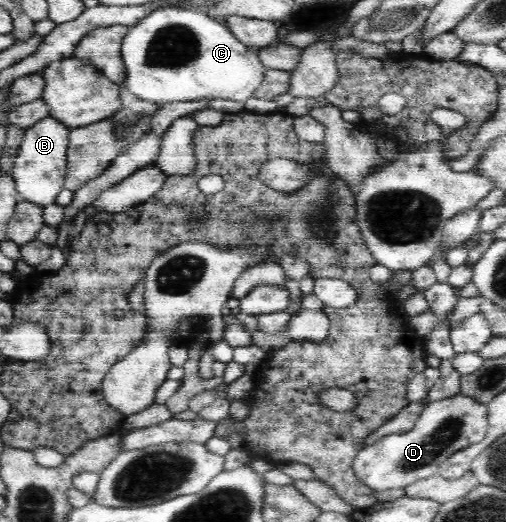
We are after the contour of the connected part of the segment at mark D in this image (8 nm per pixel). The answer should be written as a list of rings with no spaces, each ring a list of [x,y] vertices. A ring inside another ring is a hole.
[[[461,393],[447,400],[431,402],[424,407],[423,412],[415,421],[413,428],[405,432],[398,432],[384,436],[370,445],[365,445],[355,456],[353,471],[365,486],[375,490],[389,490],[391,488],[405,488],[413,482],[429,479],[438,475],[441,464],[452,454],[472,444],[481,442],[488,430],[488,404],[478,403],[477,400],[465,397]]]

